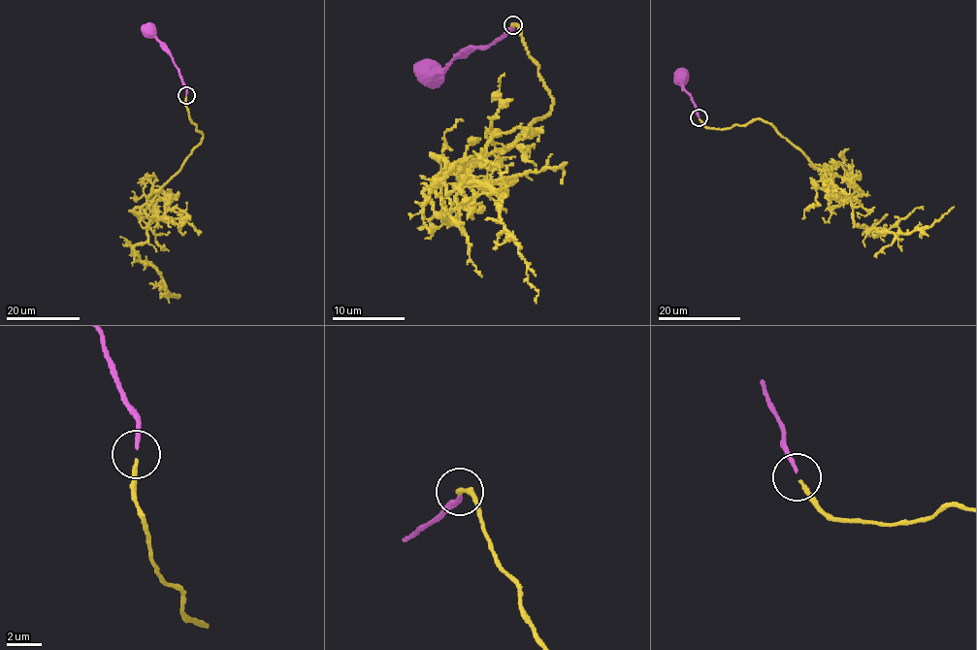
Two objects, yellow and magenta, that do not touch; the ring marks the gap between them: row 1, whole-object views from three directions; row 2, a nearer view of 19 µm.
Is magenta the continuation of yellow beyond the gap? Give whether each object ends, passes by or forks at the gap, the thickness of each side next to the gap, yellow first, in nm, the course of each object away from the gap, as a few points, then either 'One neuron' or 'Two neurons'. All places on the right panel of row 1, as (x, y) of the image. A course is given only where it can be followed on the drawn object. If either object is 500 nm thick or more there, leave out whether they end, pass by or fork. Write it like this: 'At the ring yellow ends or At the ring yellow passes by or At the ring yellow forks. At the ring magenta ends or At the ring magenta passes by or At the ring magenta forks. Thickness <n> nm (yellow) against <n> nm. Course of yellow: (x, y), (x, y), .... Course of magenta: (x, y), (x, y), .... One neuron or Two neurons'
At the ring yellow ends. At the ring magenta ends. Thickness 240 nm (yellow) against 200 nm. Course of yellow: (699, 119), (714, 128), (770, 123), (867, 231), (908, 235), (954, 206). Course of magenta: (699, 117), (691, 94), (684, 89), (681, 82), (686, 79), (683, 77). One neuron

